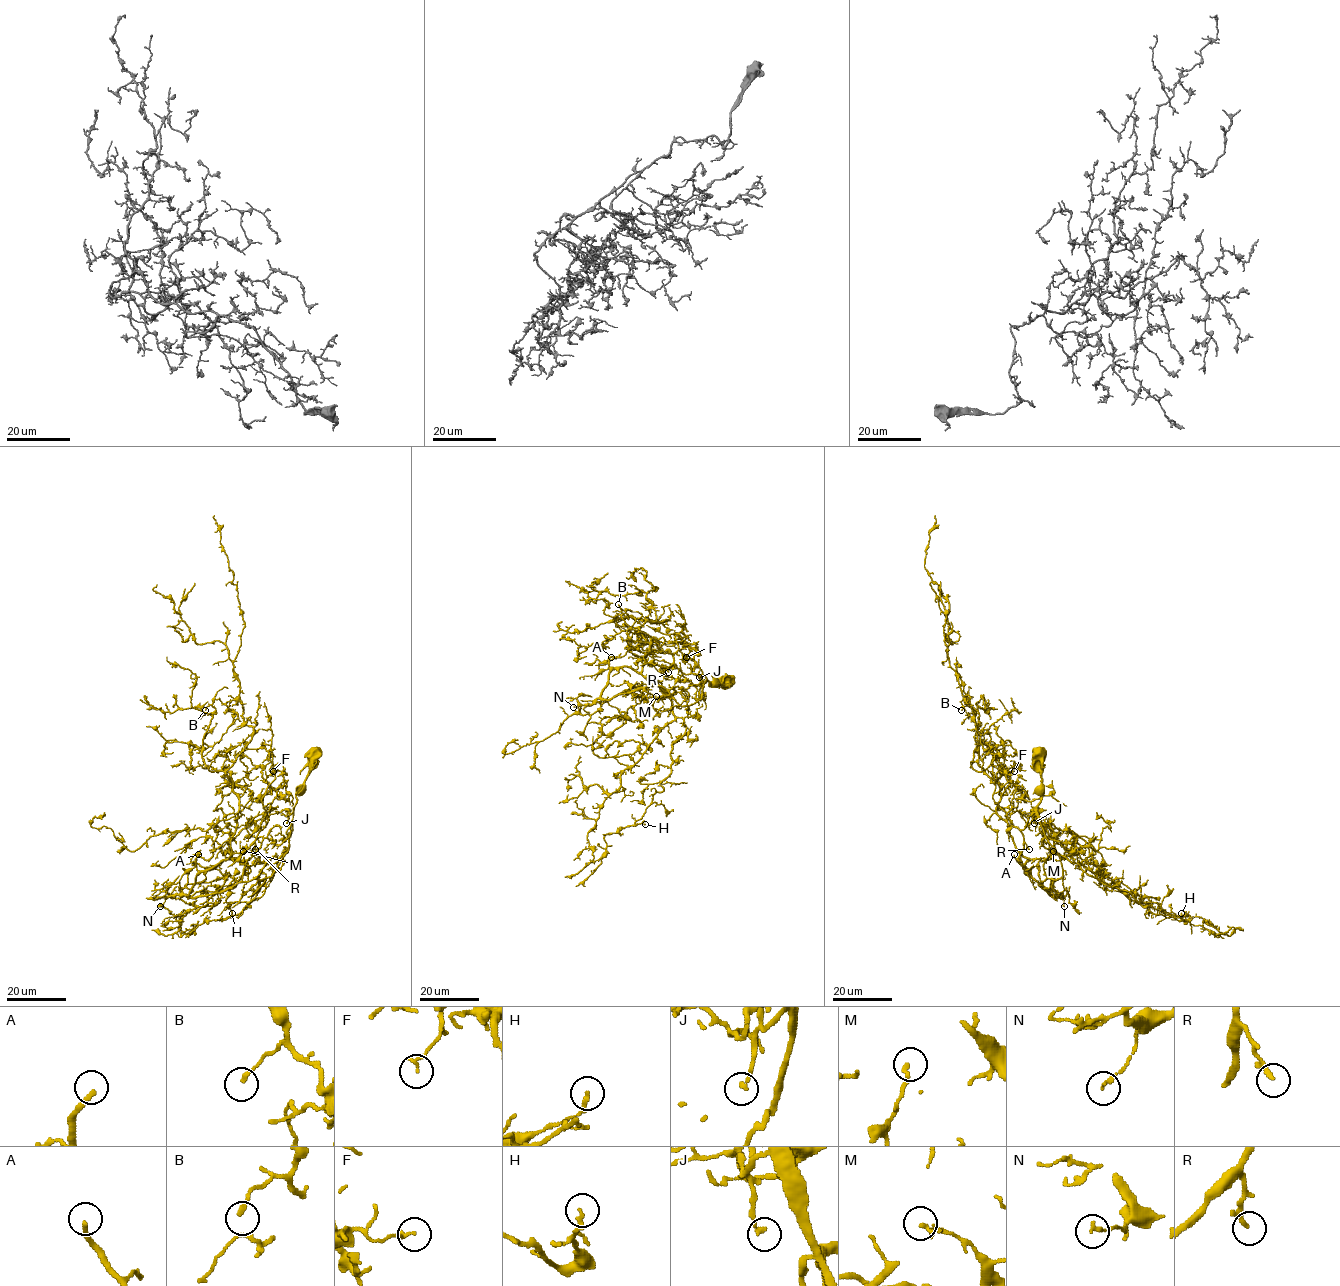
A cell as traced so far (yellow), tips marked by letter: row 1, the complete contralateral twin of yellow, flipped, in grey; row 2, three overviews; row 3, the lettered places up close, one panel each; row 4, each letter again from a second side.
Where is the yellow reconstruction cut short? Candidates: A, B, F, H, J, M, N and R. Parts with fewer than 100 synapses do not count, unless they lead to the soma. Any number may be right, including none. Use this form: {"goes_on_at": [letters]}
{"goes_on_at": ["A"]}

